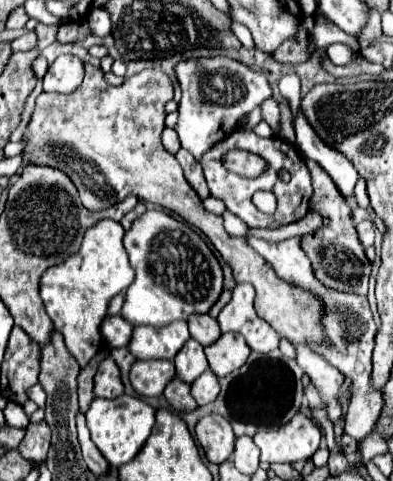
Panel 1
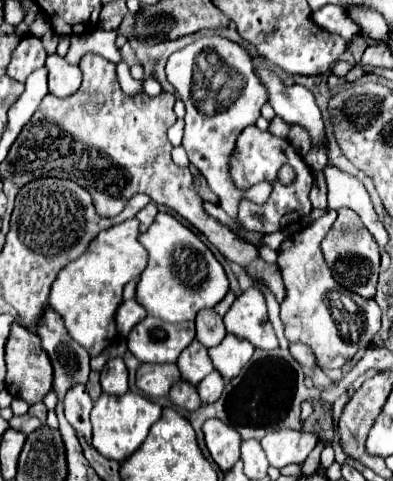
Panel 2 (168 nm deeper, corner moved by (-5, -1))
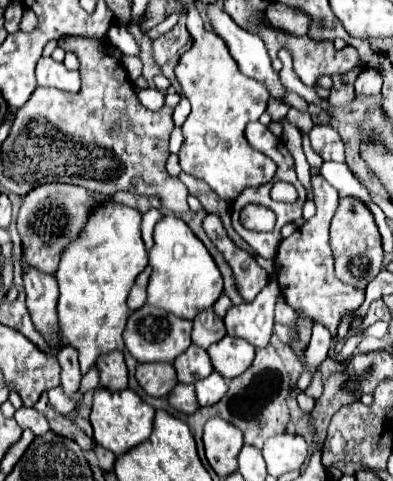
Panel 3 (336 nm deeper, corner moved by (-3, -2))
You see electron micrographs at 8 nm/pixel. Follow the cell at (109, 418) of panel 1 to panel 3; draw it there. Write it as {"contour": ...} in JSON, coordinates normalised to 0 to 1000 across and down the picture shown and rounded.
{"contour":[[[249,805],[239,813],[239,838],[234,838],[234,859],[229,859],[229,879],[239,888],[239,913],[280,933],[290,946],[310,946],[331,938],[336,929],[356,925],[372,917],[387,900],[387,871],[392,871],[392,850],[361,834],[361,825],[336,813],[336,809],[310,809],[310,813],[275,813],[265,805]]]}

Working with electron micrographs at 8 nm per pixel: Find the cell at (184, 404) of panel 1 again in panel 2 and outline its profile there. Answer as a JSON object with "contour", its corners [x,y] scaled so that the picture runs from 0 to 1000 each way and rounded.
{"contour":[[[468,790],[448,794],[448,798],[438,802],[438,811],[433,811],[427,823],[433,823],[433,832],[438,832],[448,844],[473,848],[473,852],[499,852],[499,848],[514,844],[514,832],[509,832],[509,823],[504,823],[504,815],[499,815],[499,802],[489,802],[483,794],[468,794]]]}

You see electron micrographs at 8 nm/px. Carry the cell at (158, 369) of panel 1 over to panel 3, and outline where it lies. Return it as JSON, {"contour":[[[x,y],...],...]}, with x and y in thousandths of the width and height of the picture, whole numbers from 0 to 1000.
{"contour":[[[356,755],[346,788],[387,825],[422,825],[453,796],[438,755]]]}

